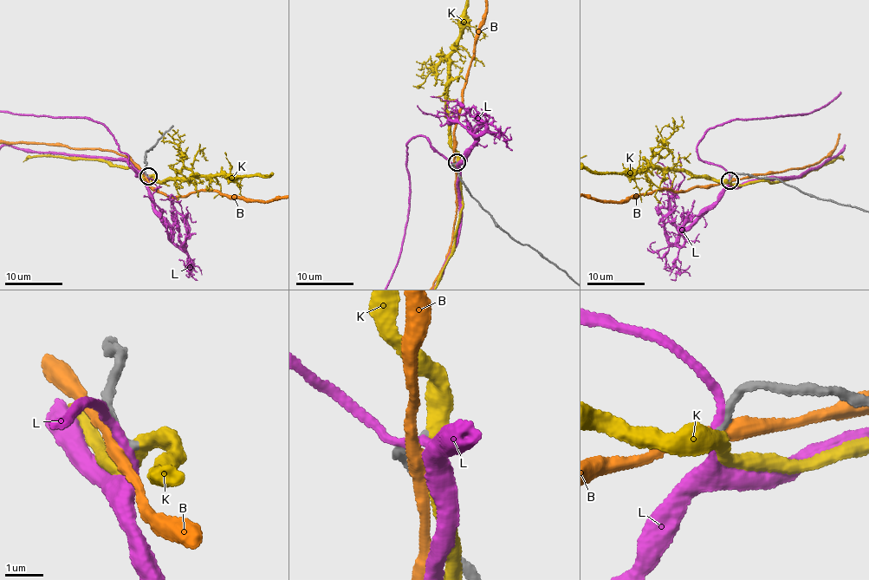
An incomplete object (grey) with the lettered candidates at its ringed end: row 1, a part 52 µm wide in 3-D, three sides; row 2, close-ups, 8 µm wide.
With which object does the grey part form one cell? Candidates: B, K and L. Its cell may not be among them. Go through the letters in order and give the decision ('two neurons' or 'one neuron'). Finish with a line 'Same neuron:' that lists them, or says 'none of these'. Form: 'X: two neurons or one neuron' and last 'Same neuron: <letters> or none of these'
B: two neurons
K: one neuron
L: two neurons
Same neuron: K

